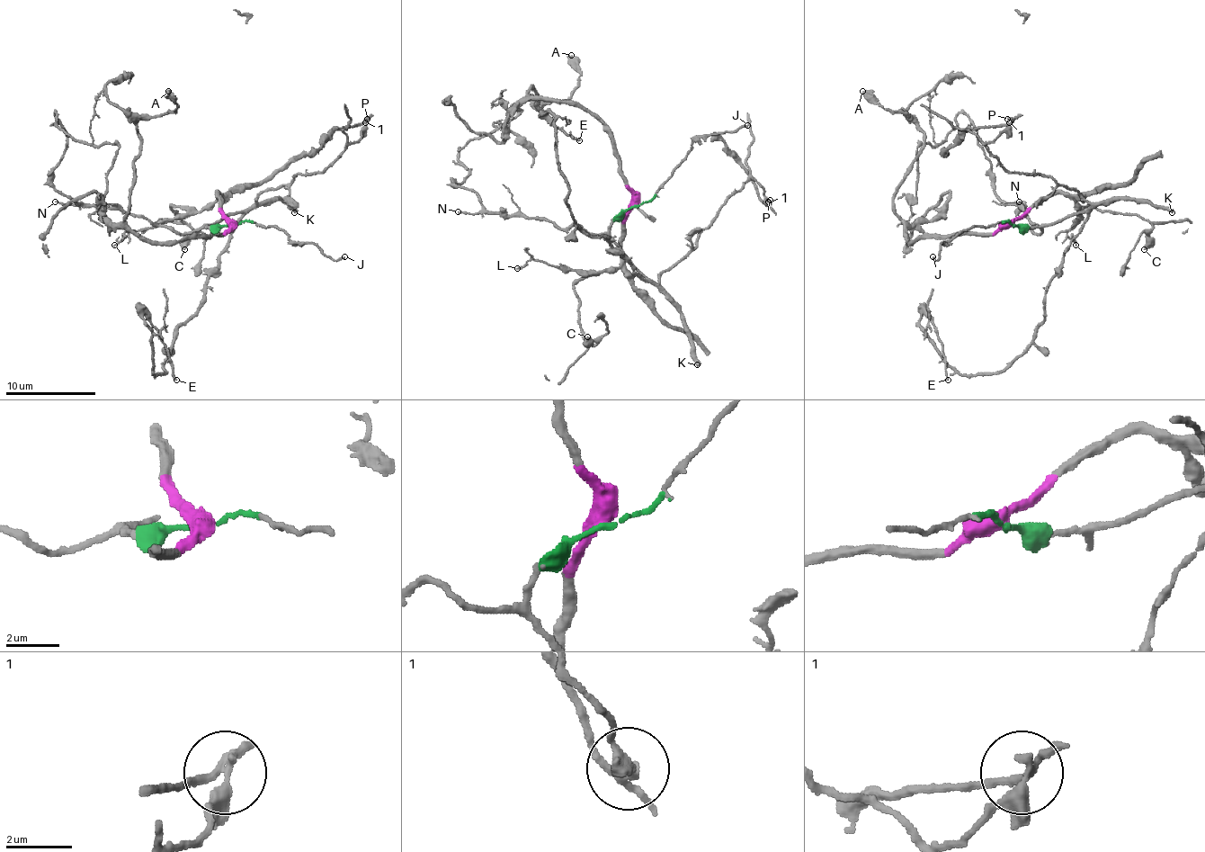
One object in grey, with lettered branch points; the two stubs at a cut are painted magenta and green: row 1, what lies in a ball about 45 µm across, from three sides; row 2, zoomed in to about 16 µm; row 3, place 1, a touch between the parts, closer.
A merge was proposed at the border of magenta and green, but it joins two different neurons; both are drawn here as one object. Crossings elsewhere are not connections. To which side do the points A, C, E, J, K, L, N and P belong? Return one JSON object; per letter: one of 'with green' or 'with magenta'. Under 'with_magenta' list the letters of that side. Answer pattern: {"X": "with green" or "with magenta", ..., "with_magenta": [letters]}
{"A": "with magenta", "C": "with magenta", "E": "with green", "J": "with green", "K": "with green", "L": "with magenta", "N": "with green", "P": "with green", "with_magenta": ["A", "C", "L"]}

